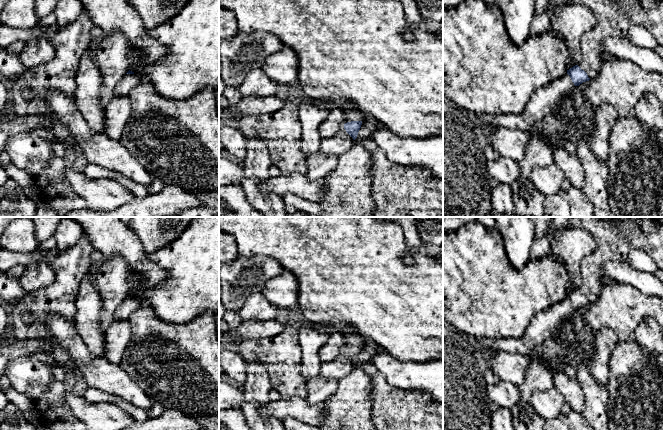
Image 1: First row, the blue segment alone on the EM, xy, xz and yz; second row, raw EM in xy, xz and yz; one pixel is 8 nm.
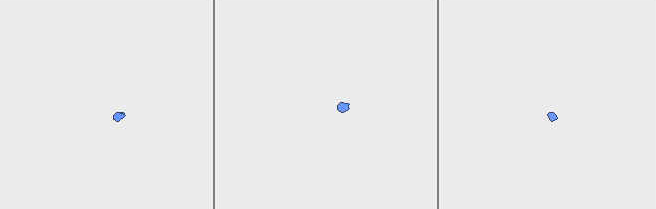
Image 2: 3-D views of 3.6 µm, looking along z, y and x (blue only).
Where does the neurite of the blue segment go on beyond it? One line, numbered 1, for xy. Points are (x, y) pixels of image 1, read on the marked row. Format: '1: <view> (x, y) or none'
1: xy (129, 81)

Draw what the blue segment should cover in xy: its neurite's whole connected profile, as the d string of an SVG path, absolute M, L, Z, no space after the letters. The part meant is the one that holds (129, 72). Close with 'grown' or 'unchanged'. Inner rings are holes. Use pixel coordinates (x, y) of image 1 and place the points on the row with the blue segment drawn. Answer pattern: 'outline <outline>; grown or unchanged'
outline M128 71L114 88L114 97L128 96L129 92L139 84L140 78L132 71Z; grown

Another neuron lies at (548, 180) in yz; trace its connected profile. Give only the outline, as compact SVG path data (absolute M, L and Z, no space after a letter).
M555 162L545 167L533 168L530 175L534 186L546 197L557 194L564 179L565 175Z

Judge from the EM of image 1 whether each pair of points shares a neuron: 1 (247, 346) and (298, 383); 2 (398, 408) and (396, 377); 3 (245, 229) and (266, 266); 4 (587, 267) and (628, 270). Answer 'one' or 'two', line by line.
1: one
2: two
3: two
4: two

